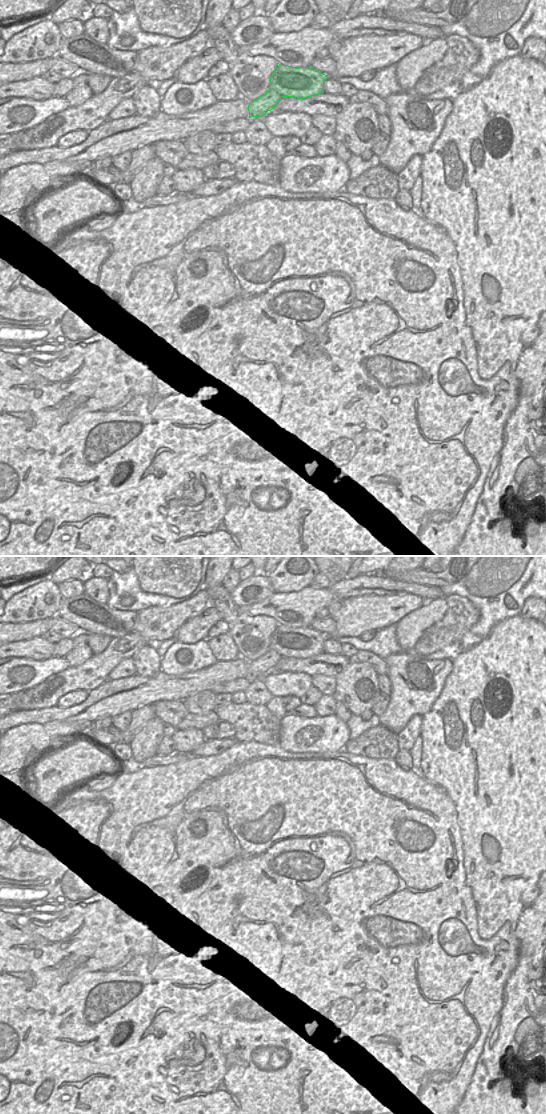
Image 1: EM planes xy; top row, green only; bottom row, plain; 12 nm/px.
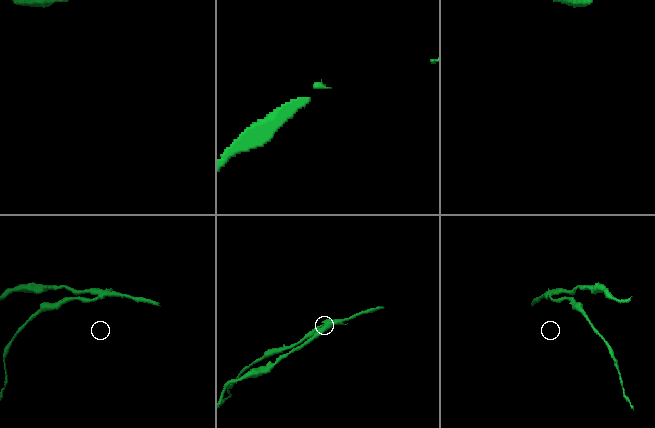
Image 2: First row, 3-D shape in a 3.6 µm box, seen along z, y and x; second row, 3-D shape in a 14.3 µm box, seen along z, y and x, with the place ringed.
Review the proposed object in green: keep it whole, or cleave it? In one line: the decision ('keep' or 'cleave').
cleave

